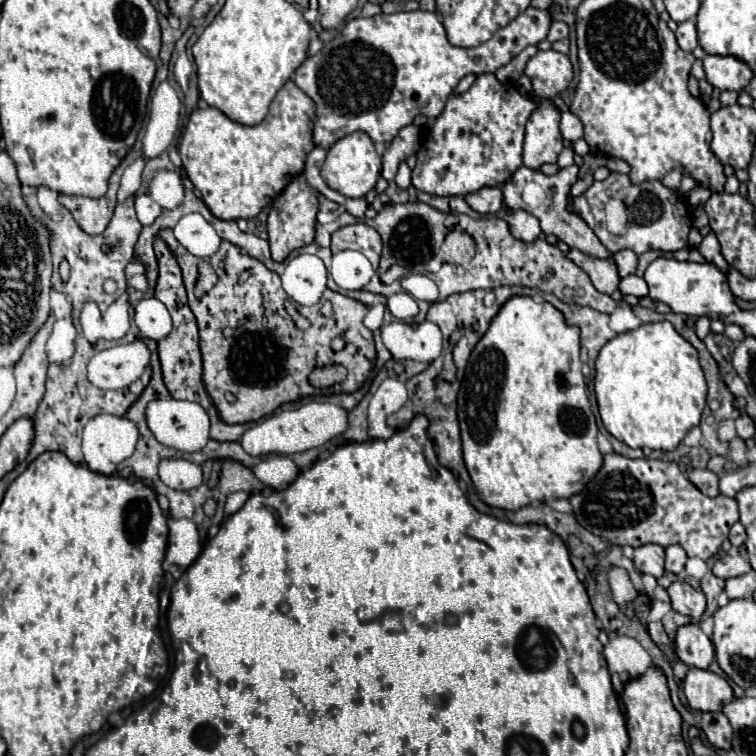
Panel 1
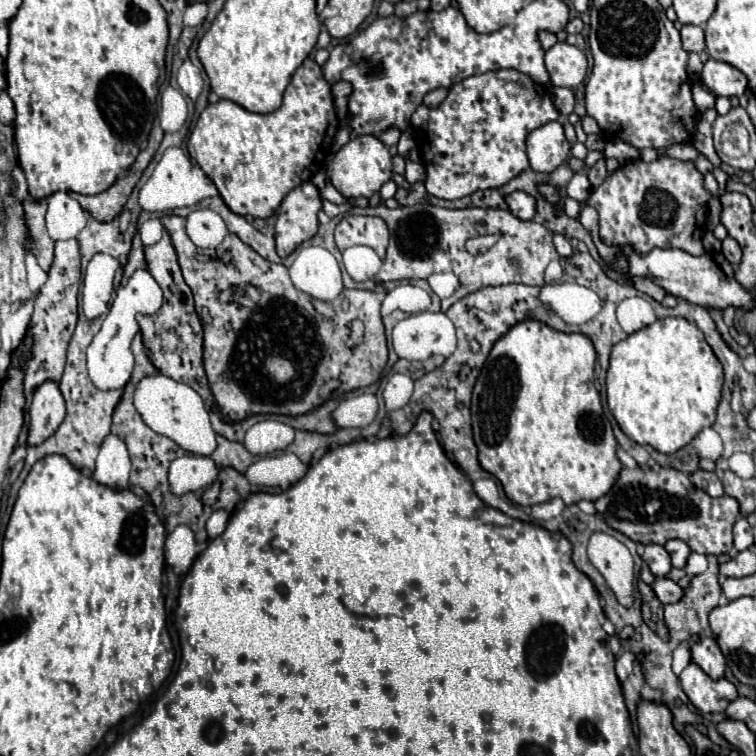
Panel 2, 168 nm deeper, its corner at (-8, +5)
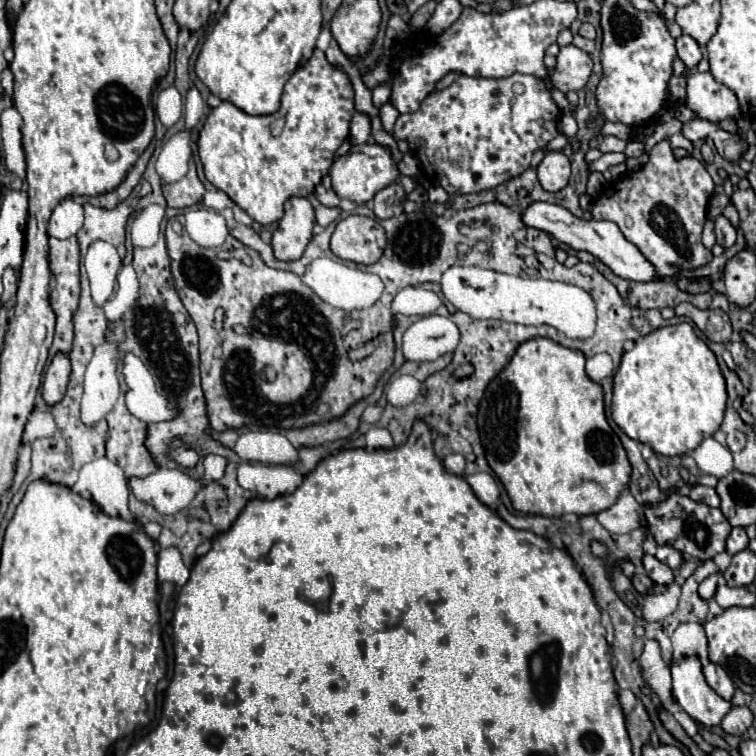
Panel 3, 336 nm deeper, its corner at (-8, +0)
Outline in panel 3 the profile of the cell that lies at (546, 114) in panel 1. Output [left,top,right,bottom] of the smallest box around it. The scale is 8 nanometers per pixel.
[538,152,570,192]

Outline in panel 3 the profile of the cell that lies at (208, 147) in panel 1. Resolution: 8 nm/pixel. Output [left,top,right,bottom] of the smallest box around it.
[198,48,354,226]

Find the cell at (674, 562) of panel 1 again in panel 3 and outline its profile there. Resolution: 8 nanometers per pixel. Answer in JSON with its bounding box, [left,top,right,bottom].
[654,546,682,570]

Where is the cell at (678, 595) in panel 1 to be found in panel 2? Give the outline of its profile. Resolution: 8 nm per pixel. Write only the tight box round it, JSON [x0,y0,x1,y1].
[652,577,684,605]

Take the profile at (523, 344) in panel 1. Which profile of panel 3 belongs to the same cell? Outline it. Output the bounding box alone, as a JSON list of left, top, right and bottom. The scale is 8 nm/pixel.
[478,338,632,516]

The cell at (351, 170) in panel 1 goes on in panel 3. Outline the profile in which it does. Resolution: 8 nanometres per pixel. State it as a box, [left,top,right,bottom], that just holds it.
[330,144,398,204]

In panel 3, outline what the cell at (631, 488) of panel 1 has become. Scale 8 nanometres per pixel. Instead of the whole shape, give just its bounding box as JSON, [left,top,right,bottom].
[642,494,732,560]

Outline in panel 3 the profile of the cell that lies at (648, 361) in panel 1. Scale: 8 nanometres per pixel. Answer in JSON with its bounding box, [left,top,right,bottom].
[612,324,726,456]

